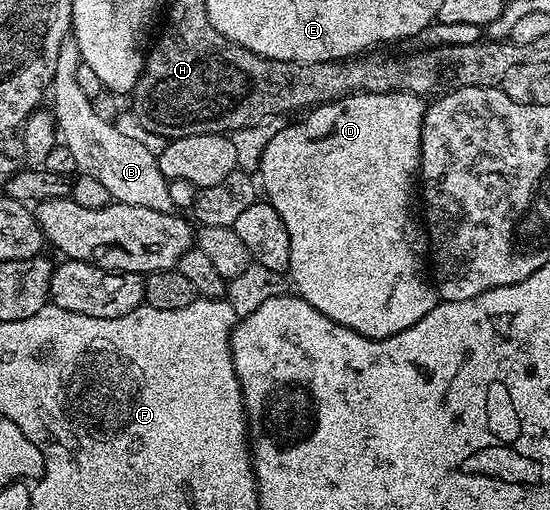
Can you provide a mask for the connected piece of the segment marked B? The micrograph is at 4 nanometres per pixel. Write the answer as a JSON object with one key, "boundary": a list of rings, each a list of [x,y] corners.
{"boundary":[[[66,40],[58,52],[58,64],[54,68],[50,87],[51,113],[58,123],[58,134],[63,144],[70,148],[79,169],[93,174],[110,192],[113,200],[126,204],[138,204],[138,208],[154,208],[154,212],[169,212],[173,209],[172,198],[168,195],[169,179],[162,176],[156,163],[156,155],[138,144],[138,140],[129,140],[123,132],[118,132],[115,121],[103,118],[96,111],[97,103],[82,92],[78,84],[78,68],[82,65],[78,44],[75,40]]]}

